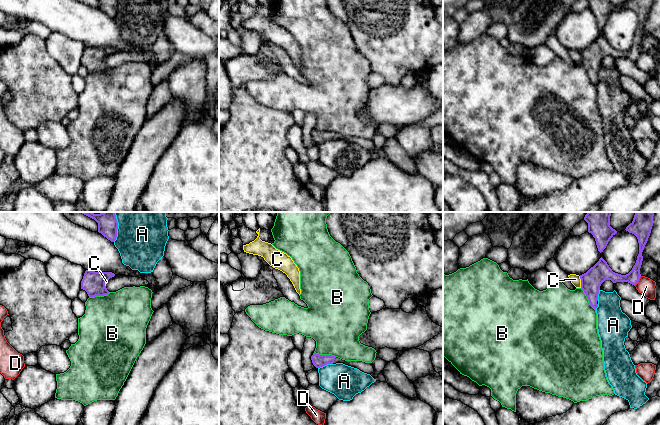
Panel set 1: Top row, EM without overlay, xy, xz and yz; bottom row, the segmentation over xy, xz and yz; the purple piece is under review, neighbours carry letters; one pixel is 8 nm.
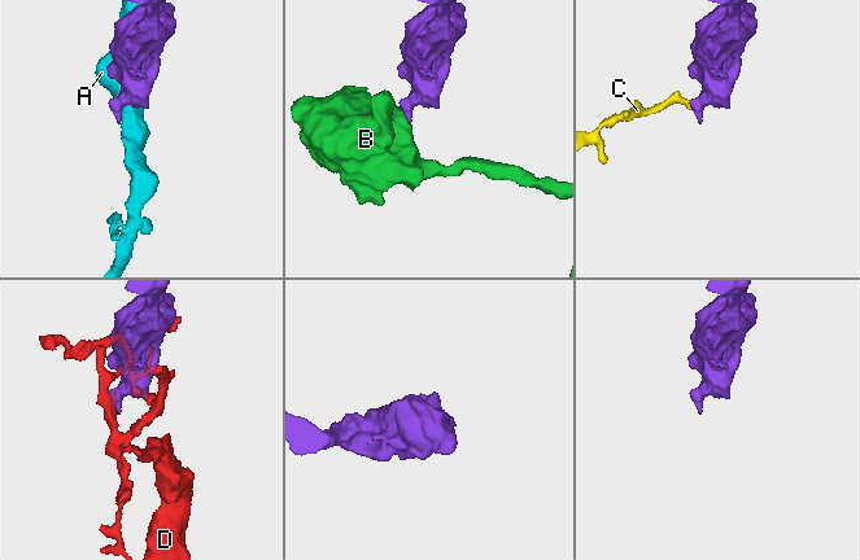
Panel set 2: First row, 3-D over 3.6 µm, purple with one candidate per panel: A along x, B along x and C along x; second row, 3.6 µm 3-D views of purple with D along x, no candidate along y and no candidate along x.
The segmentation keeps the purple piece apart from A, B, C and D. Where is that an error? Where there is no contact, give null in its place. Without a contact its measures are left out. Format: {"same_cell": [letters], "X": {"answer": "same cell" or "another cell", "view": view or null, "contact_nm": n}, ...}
{"same_cell": [], "A": {"answer": "another cell", "view": "xy", "contact_nm": 150}, "B": {"answer": "another cell", "view": "yz", "contact_nm": 220}, "C": {"answer": "another cell", "view": "yz", "contact_nm": 100}, "D": {"answer": "another cell", "view": "yz", "contact_nm": 100}}

